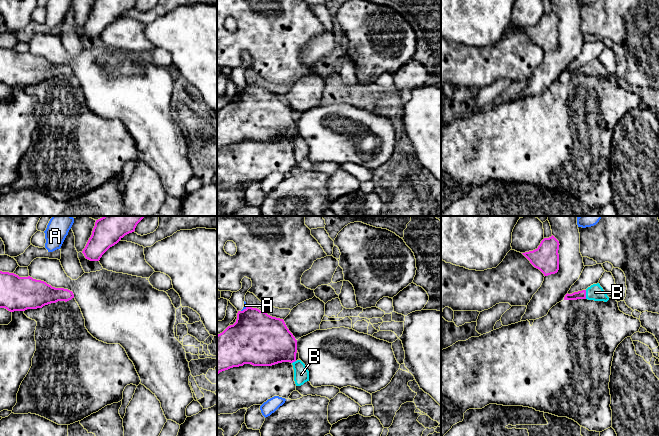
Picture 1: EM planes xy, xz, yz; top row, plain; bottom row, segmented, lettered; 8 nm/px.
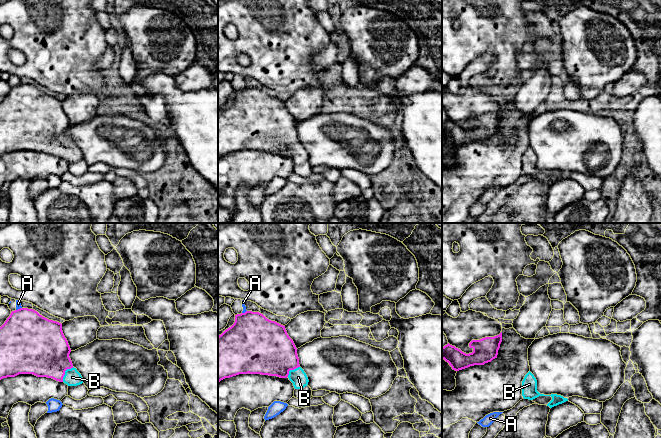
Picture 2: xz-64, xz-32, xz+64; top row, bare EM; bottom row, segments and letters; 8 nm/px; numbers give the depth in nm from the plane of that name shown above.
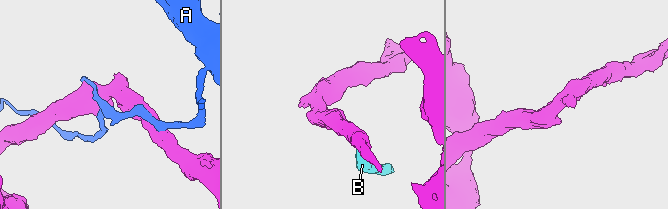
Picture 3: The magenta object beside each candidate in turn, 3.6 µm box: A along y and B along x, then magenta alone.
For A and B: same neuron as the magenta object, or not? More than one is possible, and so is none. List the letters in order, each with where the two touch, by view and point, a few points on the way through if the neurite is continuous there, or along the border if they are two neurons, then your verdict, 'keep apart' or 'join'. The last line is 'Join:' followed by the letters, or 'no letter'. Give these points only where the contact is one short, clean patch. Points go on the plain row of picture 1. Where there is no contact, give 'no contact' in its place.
A: xz (244, 85) | keep apart
B: yz (585, 70) | across yz (580, 70), (585, 70), (595, 68) | join
Join: B

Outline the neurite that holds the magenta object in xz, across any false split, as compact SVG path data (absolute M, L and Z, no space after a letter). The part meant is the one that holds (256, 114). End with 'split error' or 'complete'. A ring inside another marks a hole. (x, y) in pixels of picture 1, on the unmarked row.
M257 84L238 87L236 98L217 111L217 150L251 140L272 142L290 138L296 162L309 157L309 147L296 135L297 116L283 95Z; split error

